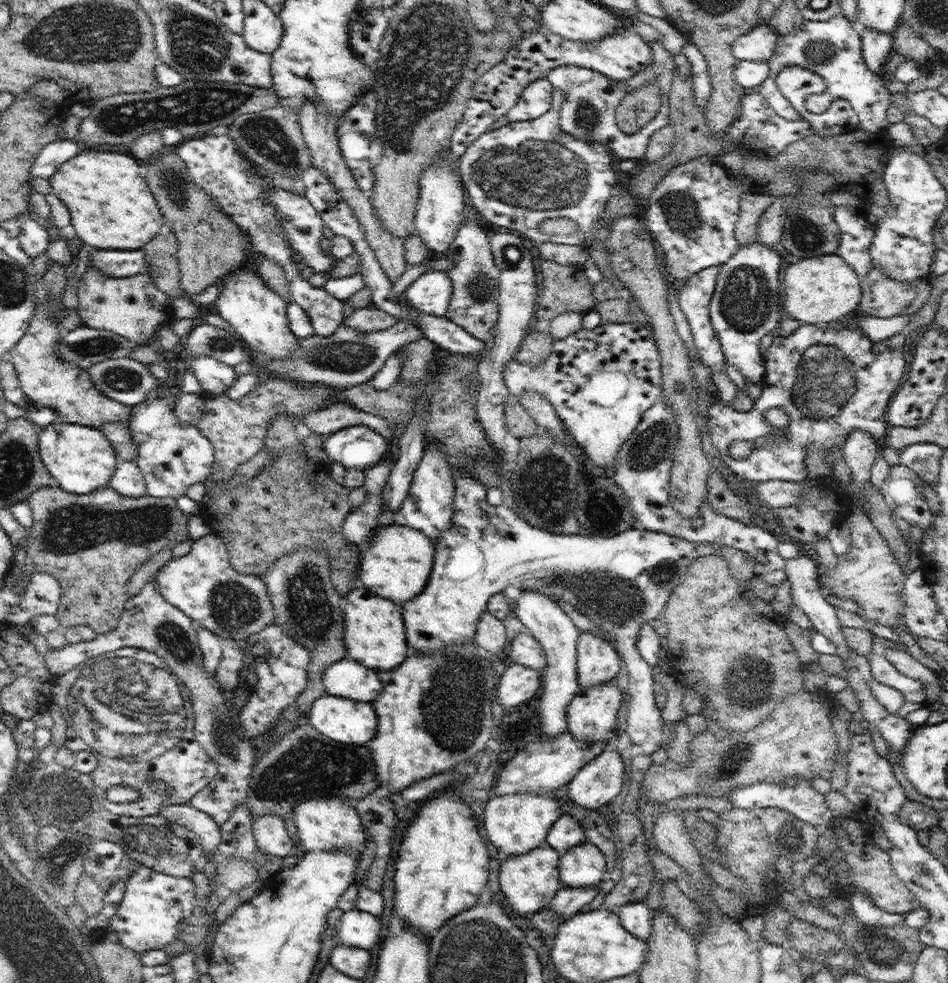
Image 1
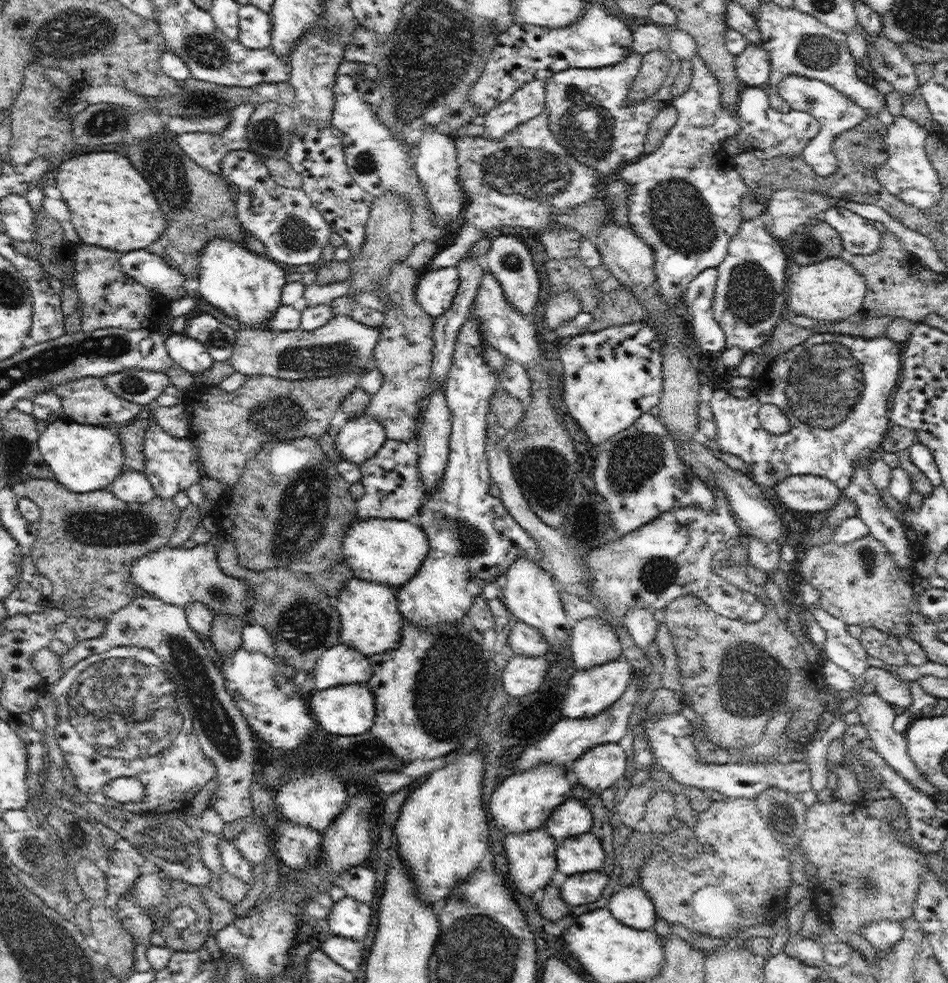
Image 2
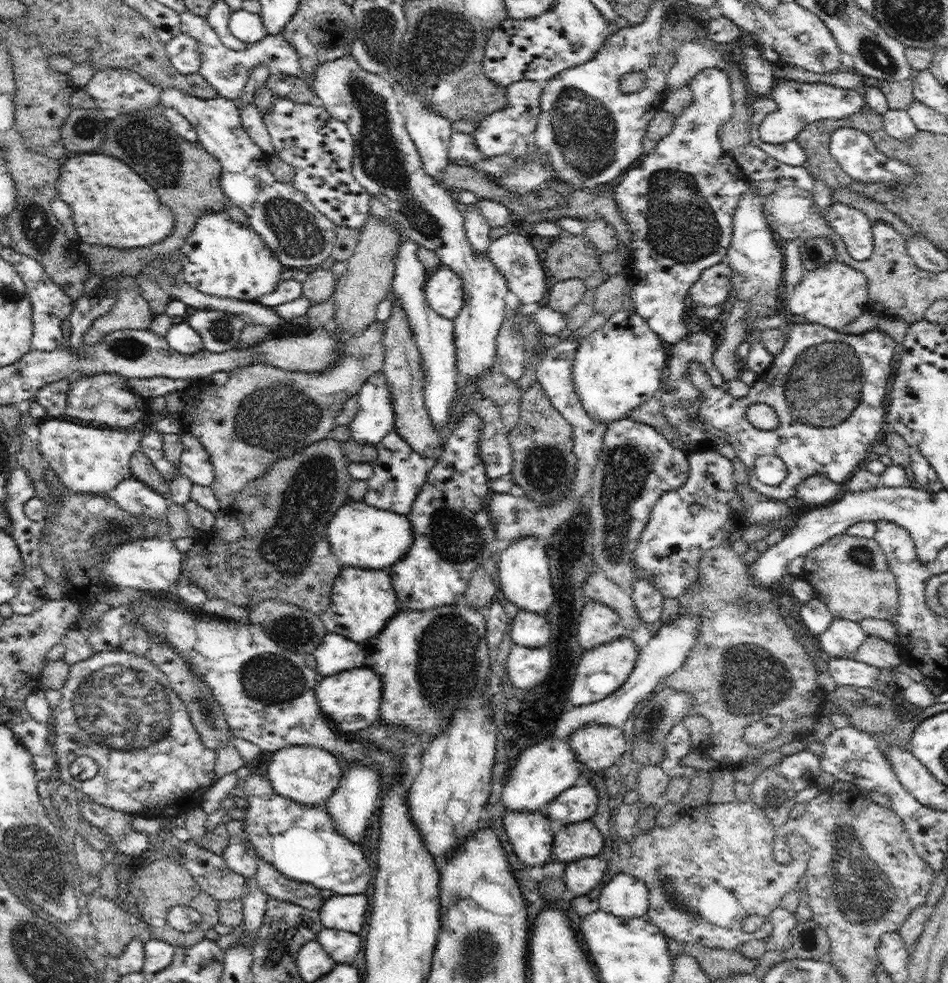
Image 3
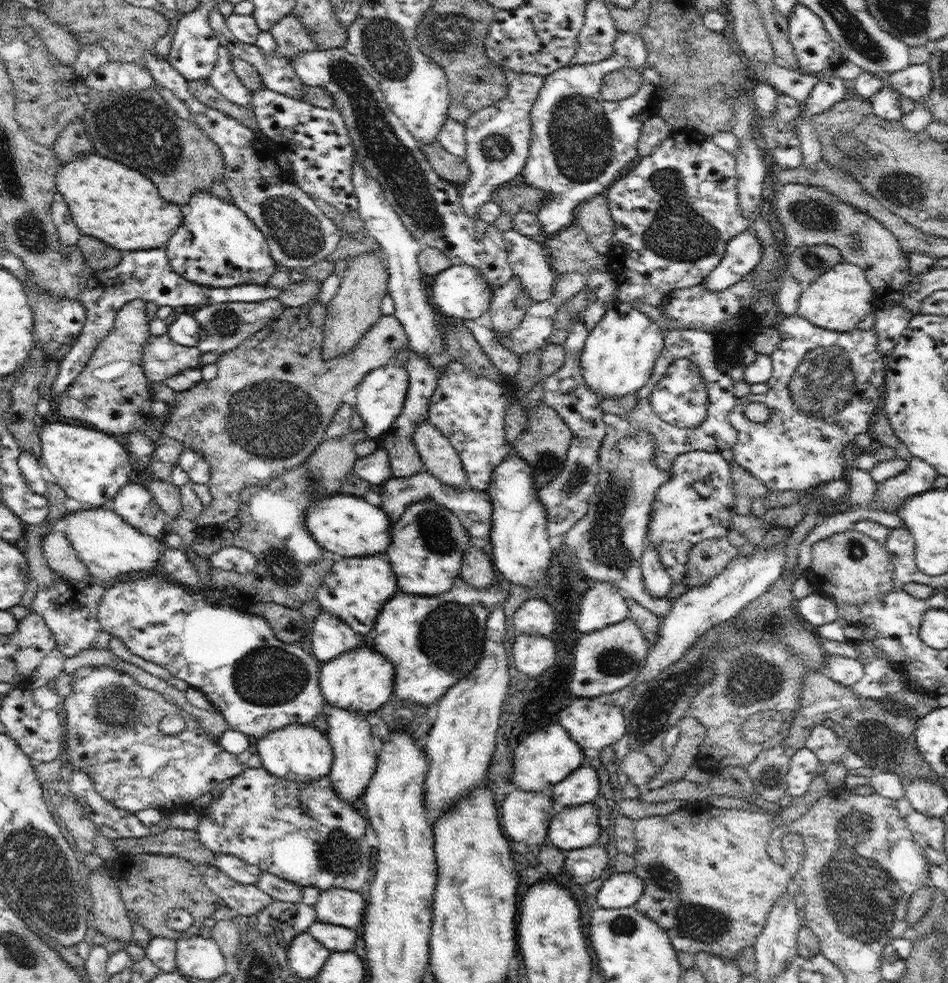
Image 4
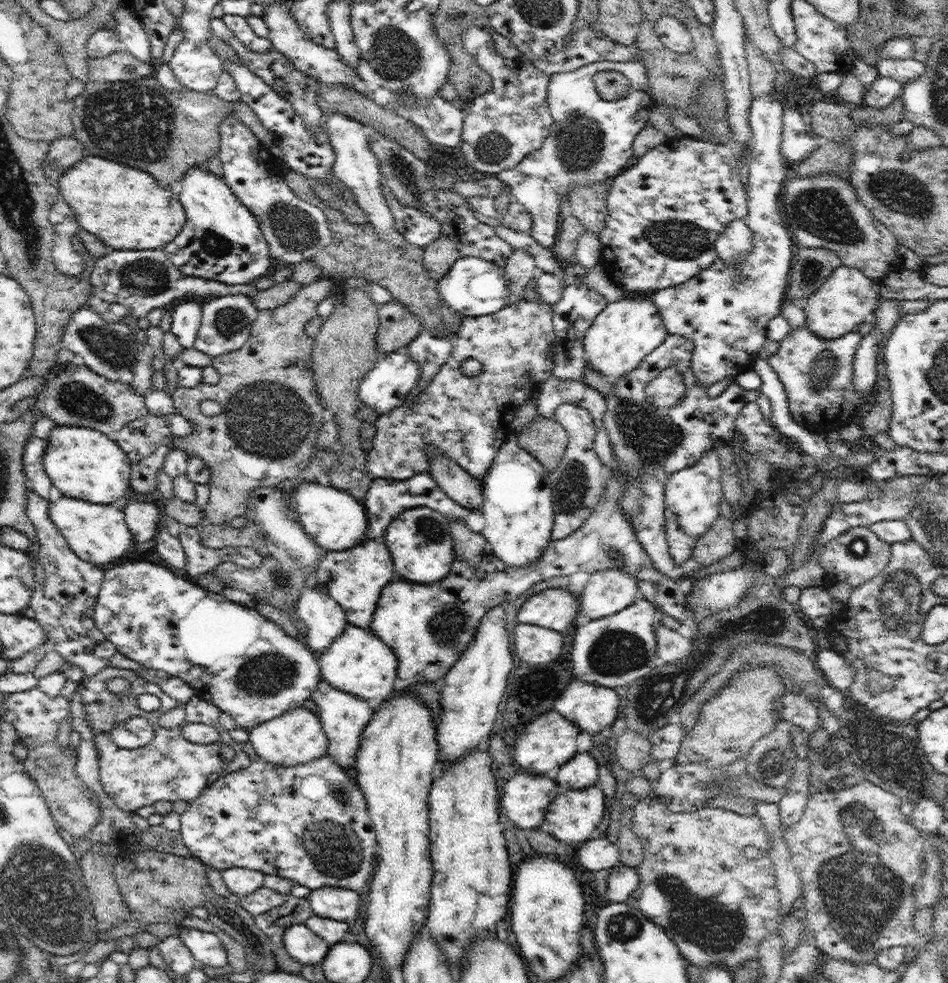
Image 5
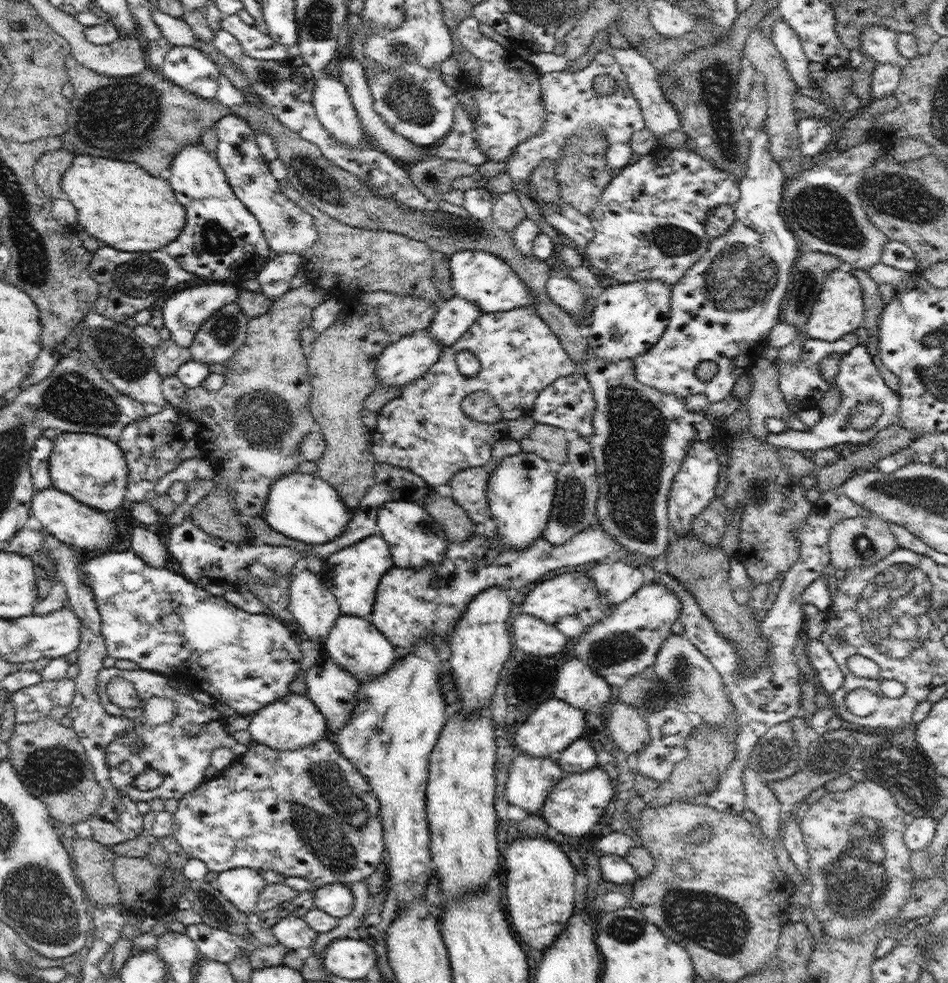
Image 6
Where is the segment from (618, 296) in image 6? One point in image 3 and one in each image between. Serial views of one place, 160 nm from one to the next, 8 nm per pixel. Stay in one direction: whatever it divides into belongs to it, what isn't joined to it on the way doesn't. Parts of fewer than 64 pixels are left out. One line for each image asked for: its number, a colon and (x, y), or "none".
3: (620, 366)
4: (619, 355)
5: (626, 331)

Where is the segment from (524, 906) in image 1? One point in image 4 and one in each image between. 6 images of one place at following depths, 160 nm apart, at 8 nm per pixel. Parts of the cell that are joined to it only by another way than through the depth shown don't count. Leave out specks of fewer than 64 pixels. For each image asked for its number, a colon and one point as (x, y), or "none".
2: (531, 857)
3: (532, 838)
4: (526, 816)

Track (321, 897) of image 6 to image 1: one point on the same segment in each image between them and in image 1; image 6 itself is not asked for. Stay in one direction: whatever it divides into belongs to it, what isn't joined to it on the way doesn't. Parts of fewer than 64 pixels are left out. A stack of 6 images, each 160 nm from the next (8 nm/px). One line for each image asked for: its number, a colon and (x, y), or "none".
1: (356, 928)
2: (350, 918)
3: (348, 912)
4: (343, 907)
5: (340, 904)

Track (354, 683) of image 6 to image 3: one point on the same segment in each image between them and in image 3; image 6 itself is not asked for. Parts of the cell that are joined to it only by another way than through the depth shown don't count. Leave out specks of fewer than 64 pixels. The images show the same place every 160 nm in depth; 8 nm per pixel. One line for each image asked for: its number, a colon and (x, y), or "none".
3: (352, 807)
4: (355, 759)
5: (343, 717)

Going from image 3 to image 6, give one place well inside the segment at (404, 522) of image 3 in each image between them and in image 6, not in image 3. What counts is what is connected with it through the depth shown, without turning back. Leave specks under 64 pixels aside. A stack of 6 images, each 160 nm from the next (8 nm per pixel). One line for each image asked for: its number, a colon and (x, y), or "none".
4: (347, 525)
5: (335, 520)
6: (304, 507)

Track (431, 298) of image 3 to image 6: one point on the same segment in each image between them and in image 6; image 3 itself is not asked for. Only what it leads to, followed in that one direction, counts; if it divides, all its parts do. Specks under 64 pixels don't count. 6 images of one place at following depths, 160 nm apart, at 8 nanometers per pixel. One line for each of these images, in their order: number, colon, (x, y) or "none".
4: (461, 292)
5: (475, 287)
6: (482, 278)

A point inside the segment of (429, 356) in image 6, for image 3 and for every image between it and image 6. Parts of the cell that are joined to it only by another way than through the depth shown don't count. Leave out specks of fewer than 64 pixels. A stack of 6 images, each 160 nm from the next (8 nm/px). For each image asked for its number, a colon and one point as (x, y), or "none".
3: (375, 418)
4: (380, 396)
5: (386, 386)

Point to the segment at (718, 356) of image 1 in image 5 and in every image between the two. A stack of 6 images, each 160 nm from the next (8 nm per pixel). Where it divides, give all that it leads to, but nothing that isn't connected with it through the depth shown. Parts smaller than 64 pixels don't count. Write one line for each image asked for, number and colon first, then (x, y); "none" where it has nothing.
2: (699, 296)
3: (712, 288)
4: (743, 253)
5: (736, 241)

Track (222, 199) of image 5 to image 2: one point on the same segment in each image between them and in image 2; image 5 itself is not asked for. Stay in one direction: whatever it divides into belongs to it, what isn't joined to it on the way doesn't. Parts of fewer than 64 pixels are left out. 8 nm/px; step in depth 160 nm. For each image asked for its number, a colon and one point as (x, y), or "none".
2: (247, 287)
3: (221, 257)
4: (216, 246)

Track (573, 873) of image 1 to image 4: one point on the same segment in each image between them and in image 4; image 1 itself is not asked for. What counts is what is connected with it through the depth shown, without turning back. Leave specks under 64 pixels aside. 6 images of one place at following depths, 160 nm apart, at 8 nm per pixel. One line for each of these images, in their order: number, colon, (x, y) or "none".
2: (583, 853)
3: (574, 841)
4: (577, 826)

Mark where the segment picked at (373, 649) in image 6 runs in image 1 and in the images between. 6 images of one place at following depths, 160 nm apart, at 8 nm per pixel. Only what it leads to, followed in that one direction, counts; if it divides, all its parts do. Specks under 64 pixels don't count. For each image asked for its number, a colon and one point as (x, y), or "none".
1: (341, 719)
2: (347, 709)
3: (351, 700)
4: (362, 680)
5: (357, 662)

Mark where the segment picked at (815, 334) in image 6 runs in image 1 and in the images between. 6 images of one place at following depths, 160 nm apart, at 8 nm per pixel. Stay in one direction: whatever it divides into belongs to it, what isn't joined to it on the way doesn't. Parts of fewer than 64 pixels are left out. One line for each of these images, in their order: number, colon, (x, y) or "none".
1: (818, 290)
2: (830, 290)
3: (835, 294)
4: (838, 300)
5: (848, 298)

